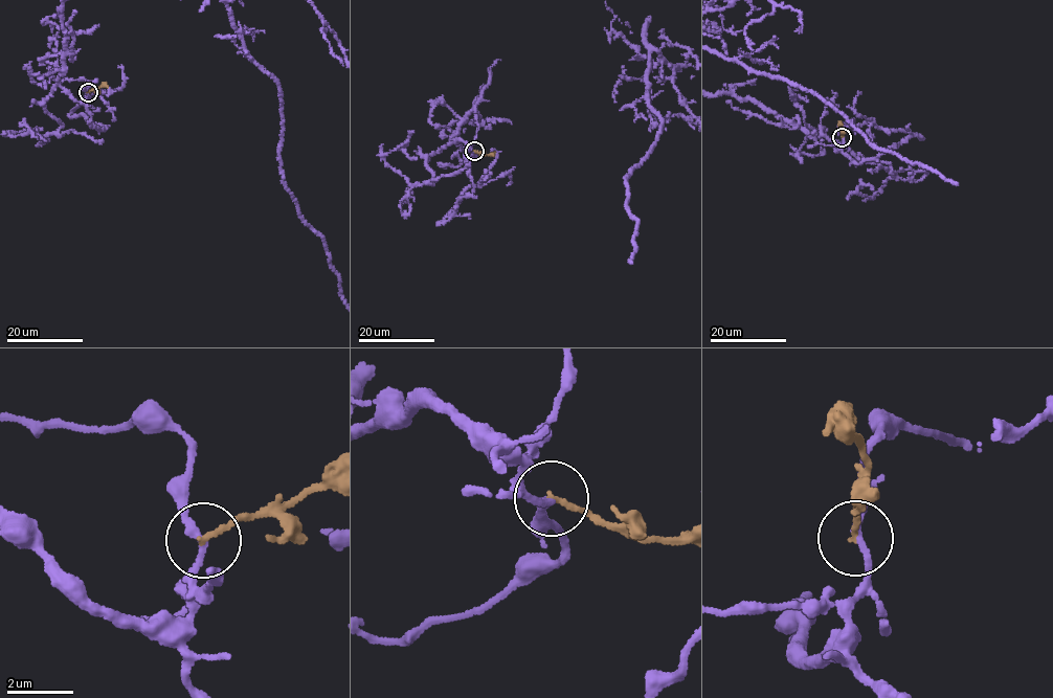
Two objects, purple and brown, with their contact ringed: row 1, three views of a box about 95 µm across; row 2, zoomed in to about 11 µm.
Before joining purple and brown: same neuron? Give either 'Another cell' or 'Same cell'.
Another cell

